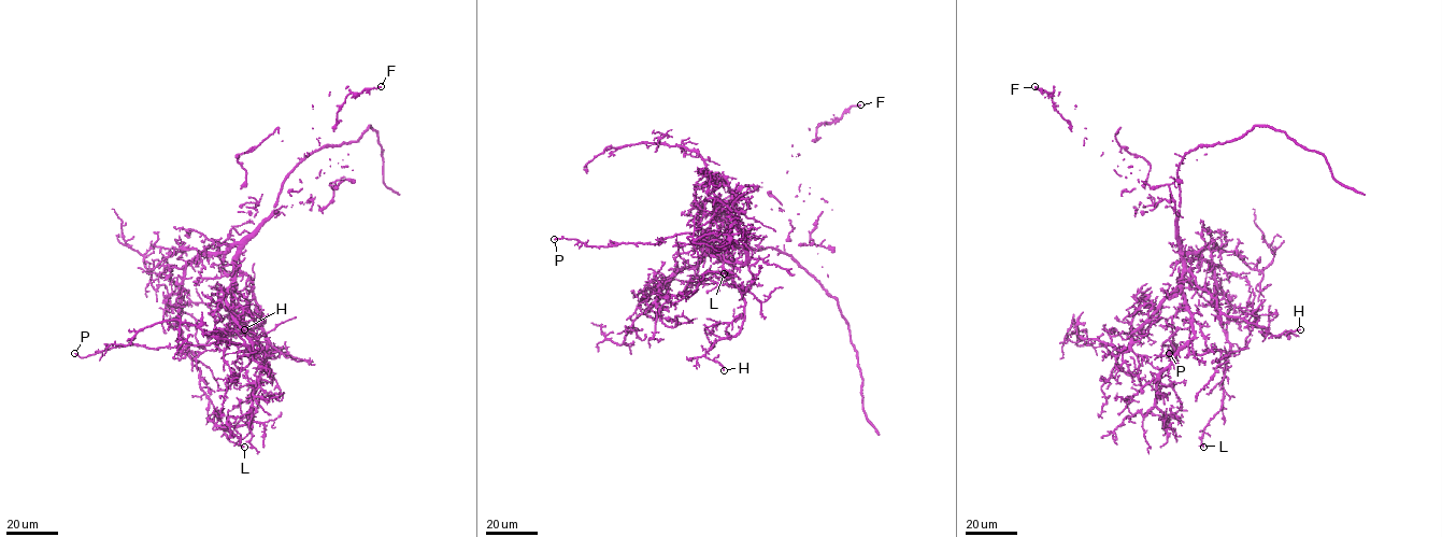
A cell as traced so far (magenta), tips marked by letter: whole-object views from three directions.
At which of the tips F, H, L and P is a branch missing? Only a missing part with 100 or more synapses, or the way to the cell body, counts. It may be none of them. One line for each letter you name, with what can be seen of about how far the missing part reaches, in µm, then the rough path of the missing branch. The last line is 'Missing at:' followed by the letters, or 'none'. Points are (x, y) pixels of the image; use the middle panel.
F: about 50 µm are missing; missing branch runs (860, 104), (894, 109), (919, 108), (938, 112), (952, 112)
Missing at: F

